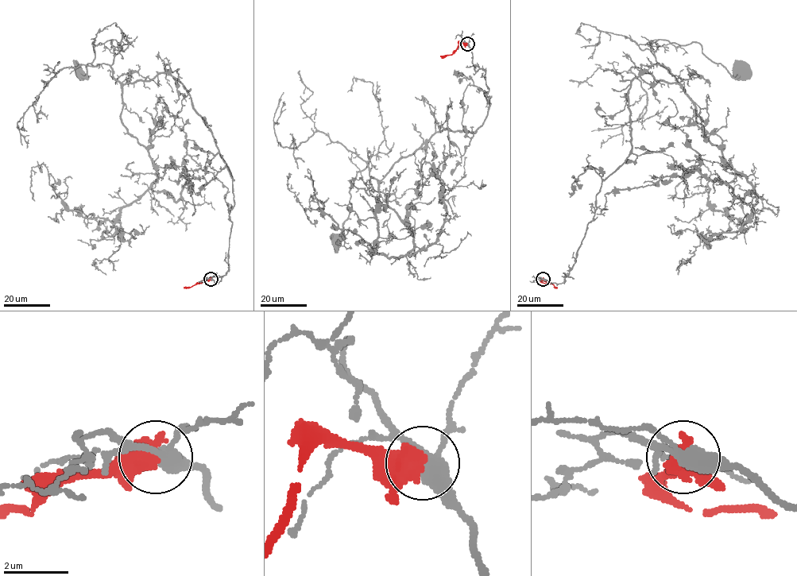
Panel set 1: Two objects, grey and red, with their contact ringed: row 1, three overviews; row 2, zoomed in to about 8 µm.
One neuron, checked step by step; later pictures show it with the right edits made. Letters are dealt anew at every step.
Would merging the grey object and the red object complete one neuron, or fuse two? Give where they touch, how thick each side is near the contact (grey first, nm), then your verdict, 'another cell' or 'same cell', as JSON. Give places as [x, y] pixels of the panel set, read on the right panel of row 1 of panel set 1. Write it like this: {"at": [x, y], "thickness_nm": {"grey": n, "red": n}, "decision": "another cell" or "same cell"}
{"at": [543, 279], "thickness_nm": {"grey": 360, "red": 700}, "decision": "same cell"}

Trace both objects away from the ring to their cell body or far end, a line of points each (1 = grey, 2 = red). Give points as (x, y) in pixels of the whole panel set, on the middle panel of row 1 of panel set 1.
1: (466, 44), (491, 97), (481, 125), (473, 133), (436, 131), (381, 179), (369, 175), (368, 151), (336, 241)
2: (466, 44), (460, 43), (451, 54), (440, 56)

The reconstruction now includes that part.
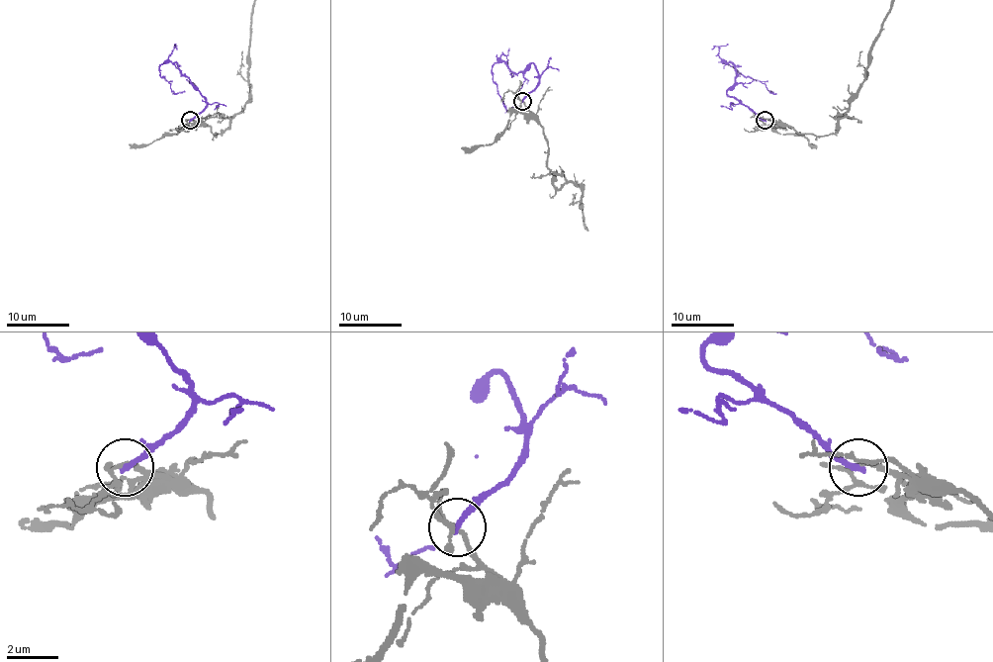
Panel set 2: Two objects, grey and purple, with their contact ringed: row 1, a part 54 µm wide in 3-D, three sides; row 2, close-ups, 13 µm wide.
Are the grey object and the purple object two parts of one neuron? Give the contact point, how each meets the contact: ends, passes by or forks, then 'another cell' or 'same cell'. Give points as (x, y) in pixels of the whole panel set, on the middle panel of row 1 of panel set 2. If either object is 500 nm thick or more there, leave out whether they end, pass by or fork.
(522, 101) | grey forks | purple ends | another cell

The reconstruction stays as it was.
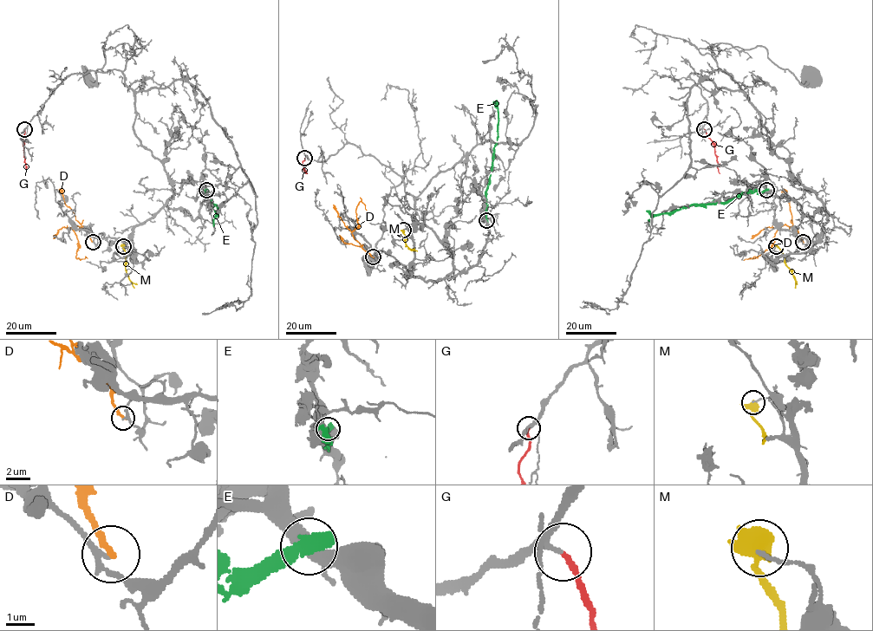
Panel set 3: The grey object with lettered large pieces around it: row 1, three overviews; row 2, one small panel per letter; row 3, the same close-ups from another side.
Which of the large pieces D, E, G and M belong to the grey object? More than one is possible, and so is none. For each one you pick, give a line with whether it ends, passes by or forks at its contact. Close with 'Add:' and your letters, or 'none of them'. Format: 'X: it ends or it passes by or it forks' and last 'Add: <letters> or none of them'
G: it ends
Add: G

